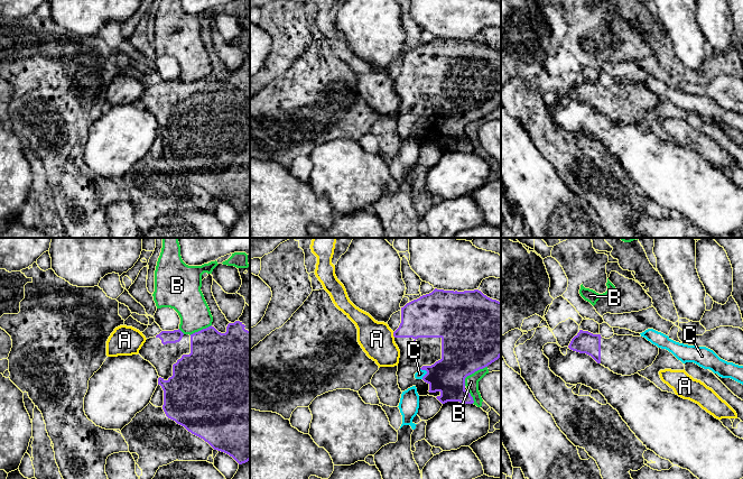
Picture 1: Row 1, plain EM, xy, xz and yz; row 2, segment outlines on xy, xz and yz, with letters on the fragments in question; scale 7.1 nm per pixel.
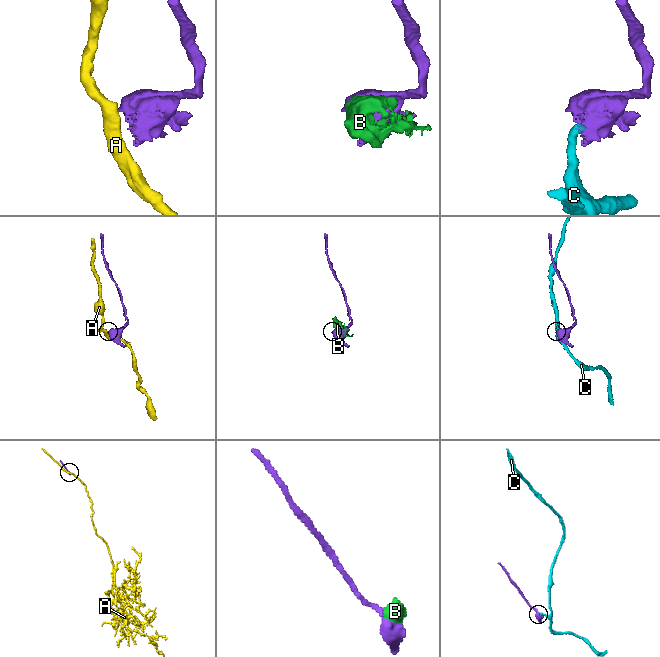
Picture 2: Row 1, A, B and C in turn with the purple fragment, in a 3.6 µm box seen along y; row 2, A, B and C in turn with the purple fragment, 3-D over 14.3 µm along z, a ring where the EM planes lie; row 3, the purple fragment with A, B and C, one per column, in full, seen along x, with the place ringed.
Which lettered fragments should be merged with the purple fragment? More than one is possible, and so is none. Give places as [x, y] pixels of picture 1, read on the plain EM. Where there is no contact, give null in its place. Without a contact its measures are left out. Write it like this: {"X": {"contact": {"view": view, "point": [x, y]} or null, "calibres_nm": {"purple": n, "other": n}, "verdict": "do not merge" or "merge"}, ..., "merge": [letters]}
{"A": {"contact": {"view": "xz", "point": [393, 83]}, "calibres_nm": {"purple": 280, "other": 240}, "verdict": "do not merge"}, "B": {"contact": {"view": "xz", "point": [472, 121]}, "calibres_nm": {"purple": 440, "other": 100}, "verdict": "do not merge"}, "C": {"contact": {"view": "xz", "point": [427, 121]}, "calibres_nm": {"purple": 260, "other": 60}, "verdict": "do not merge"}, "merge": []}

